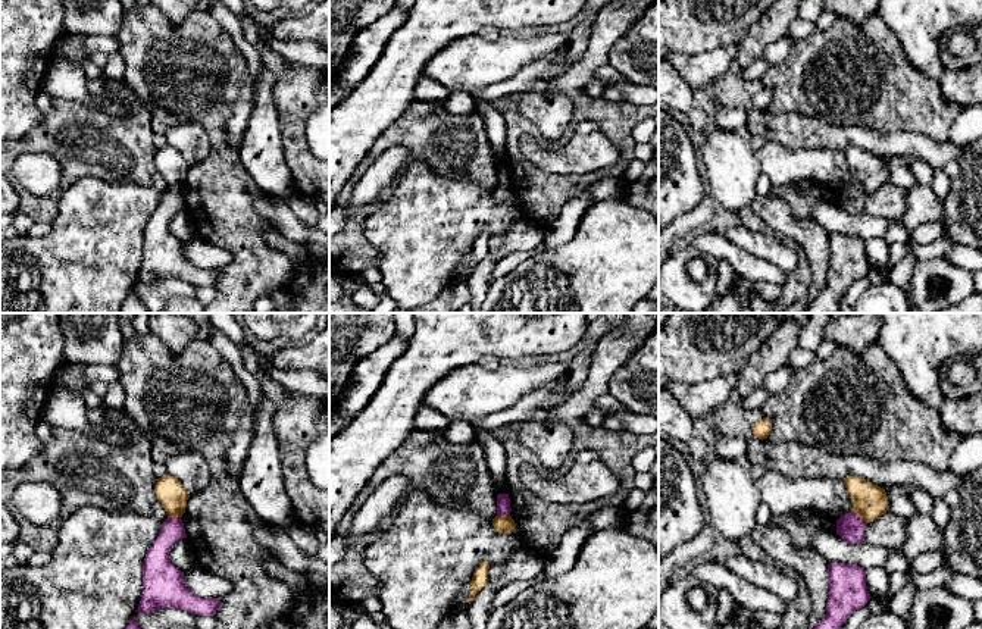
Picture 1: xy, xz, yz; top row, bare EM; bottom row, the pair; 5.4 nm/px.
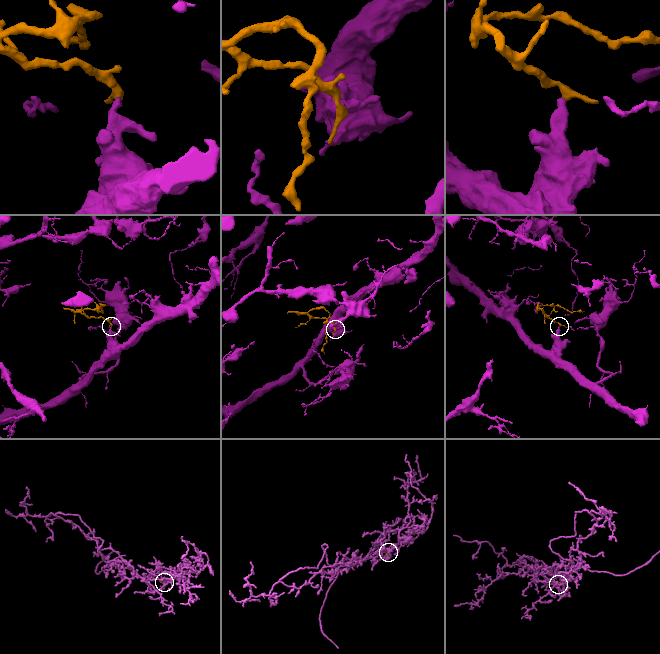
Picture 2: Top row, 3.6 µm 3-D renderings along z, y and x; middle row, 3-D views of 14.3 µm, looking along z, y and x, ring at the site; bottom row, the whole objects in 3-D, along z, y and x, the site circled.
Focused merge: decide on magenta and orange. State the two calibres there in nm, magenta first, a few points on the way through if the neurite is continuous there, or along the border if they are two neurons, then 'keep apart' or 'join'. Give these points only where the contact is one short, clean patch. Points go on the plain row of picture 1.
calibres 150 and 190 nm; border yz (851, 181), (866, 193); keep apart

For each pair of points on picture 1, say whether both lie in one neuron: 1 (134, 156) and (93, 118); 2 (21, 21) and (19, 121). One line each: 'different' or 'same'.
1: same
2: same

